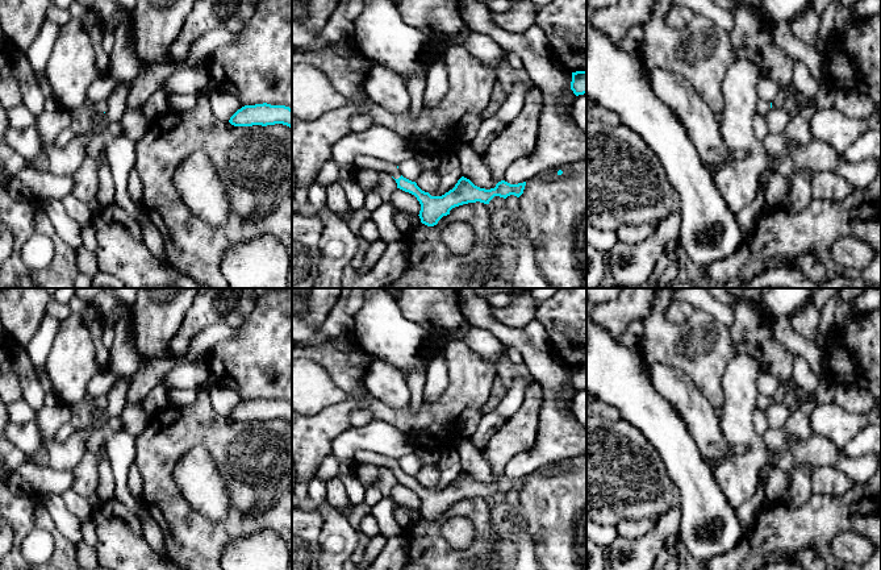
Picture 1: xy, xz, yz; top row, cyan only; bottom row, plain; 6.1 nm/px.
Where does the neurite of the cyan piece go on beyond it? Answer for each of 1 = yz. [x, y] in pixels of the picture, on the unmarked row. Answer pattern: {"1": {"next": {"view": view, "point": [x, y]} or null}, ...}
{"1": {"next": {"view": "yz", "point": [763, 402]}}}

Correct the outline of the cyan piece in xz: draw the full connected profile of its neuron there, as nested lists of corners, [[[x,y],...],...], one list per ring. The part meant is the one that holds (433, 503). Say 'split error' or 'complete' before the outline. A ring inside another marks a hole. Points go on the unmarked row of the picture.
split error | [[[356,450],[352,459],[358,463],[372,463],[379,467],[388,467],[397,478],[397,483],[409,487],[417,492],[421,499],[419,513],[421,517],[427,521],[434,521],[443,512],[450,509],[450,505],[455,502],[468,498],[484,498],[489,496],[494,491],[506,494],[510,490],[519,492],[523,488],[526,477],[518,479],[510,479],[501,475],[494,483],[485,484],[475,480],[469,474],[462,471],[455,482],[442,491],[431,491],[429,487],[422,486],[416,477],[404,473],[398,461],[387,458],[381,454],[368,450]]]

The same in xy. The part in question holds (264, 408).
complete | [[[267,398],[245,400],[230,412],[229,417],[234,421],[283,419],[292,424],[292,404],[285,400]]]

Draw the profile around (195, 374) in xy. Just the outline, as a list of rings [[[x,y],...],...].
[[[204,358],[195,361],[176,361],[175,366],[166,374],[162,383],[167,390],[191,388],[196,391],[209,390],[216,382]]]

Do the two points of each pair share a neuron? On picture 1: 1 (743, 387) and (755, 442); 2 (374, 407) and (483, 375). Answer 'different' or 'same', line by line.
1: same
2: same

